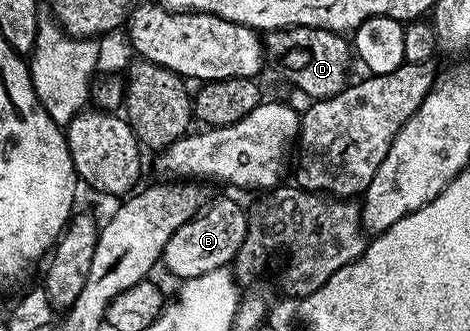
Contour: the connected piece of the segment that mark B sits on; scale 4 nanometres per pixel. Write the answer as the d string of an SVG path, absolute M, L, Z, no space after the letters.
M219 197L214 201L215 198L192 221L177 227L169 243L165 243L165 251L161 258L162 268L167 268L173 276L179 277L178 279L228 268L234 262L241 243L245 243L248 210L242 209L231 197Z

